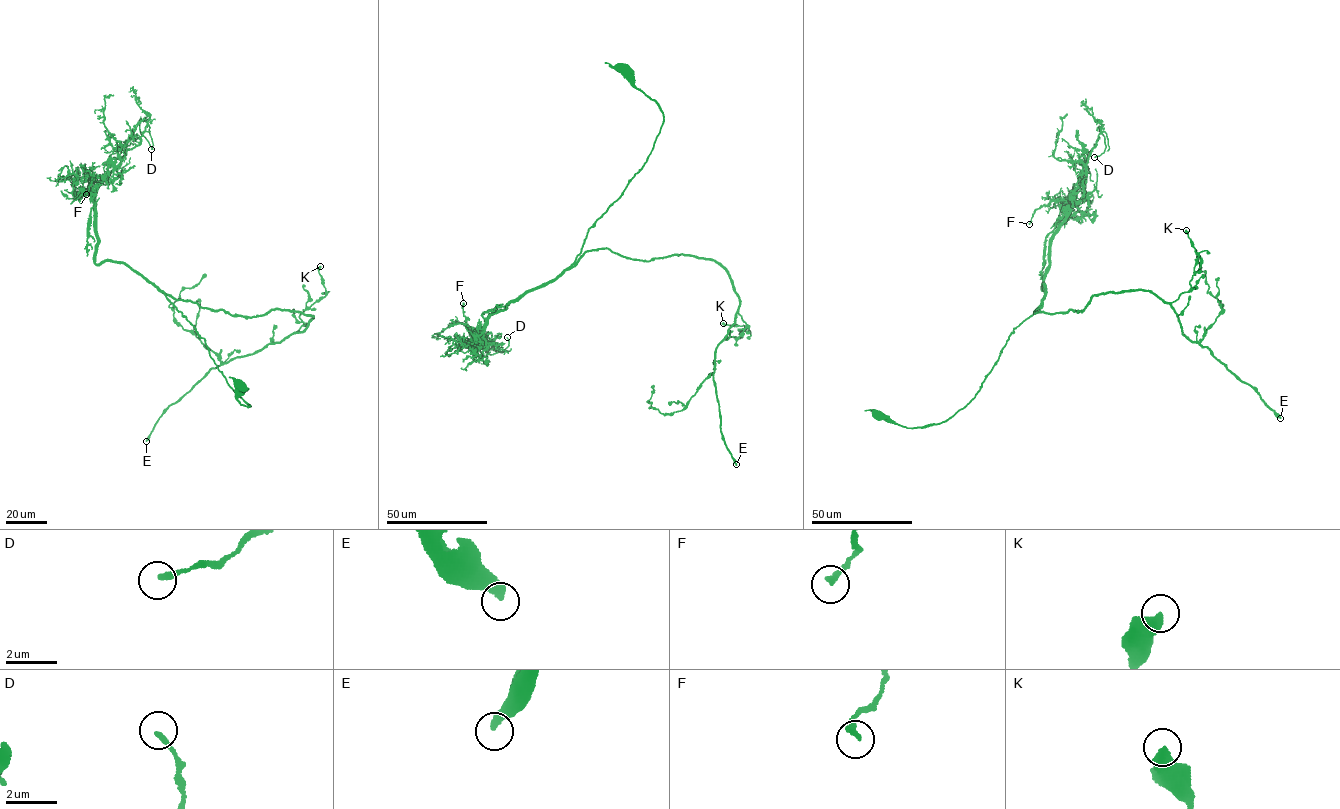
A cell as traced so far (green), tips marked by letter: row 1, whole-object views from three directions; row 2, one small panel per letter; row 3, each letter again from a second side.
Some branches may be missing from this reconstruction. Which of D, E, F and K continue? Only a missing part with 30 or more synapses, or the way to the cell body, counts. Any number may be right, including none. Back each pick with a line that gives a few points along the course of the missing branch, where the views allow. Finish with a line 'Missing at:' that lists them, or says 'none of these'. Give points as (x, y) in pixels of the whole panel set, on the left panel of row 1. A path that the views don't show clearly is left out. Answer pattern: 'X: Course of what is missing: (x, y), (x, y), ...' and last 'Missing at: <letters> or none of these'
Missing at: E

